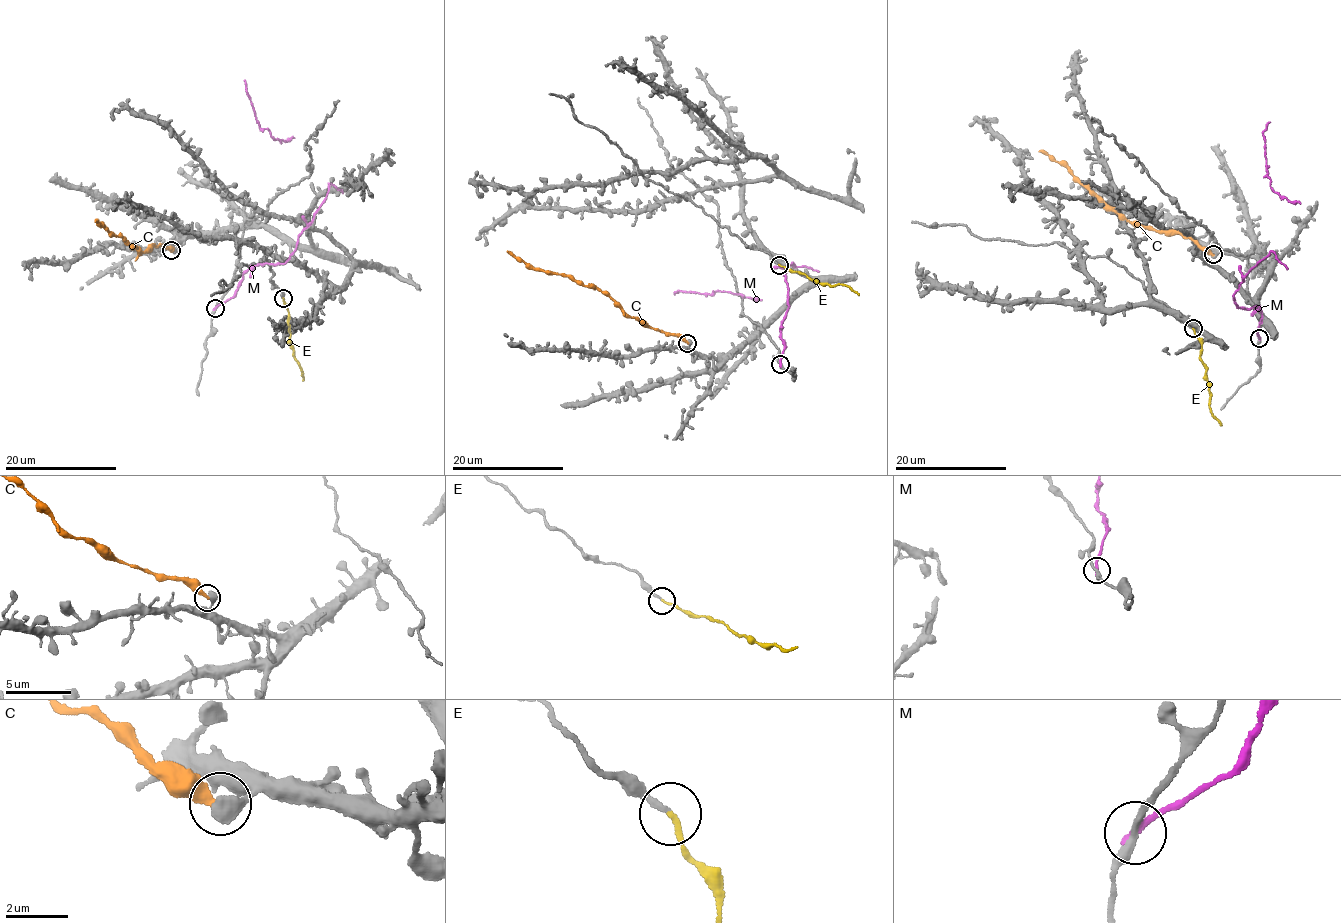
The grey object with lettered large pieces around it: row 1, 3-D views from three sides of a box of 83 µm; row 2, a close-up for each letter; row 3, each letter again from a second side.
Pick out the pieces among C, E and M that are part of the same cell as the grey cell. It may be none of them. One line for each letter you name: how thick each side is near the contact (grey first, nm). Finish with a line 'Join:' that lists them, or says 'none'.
E: calibres 180 and 170 nm
Join: E

